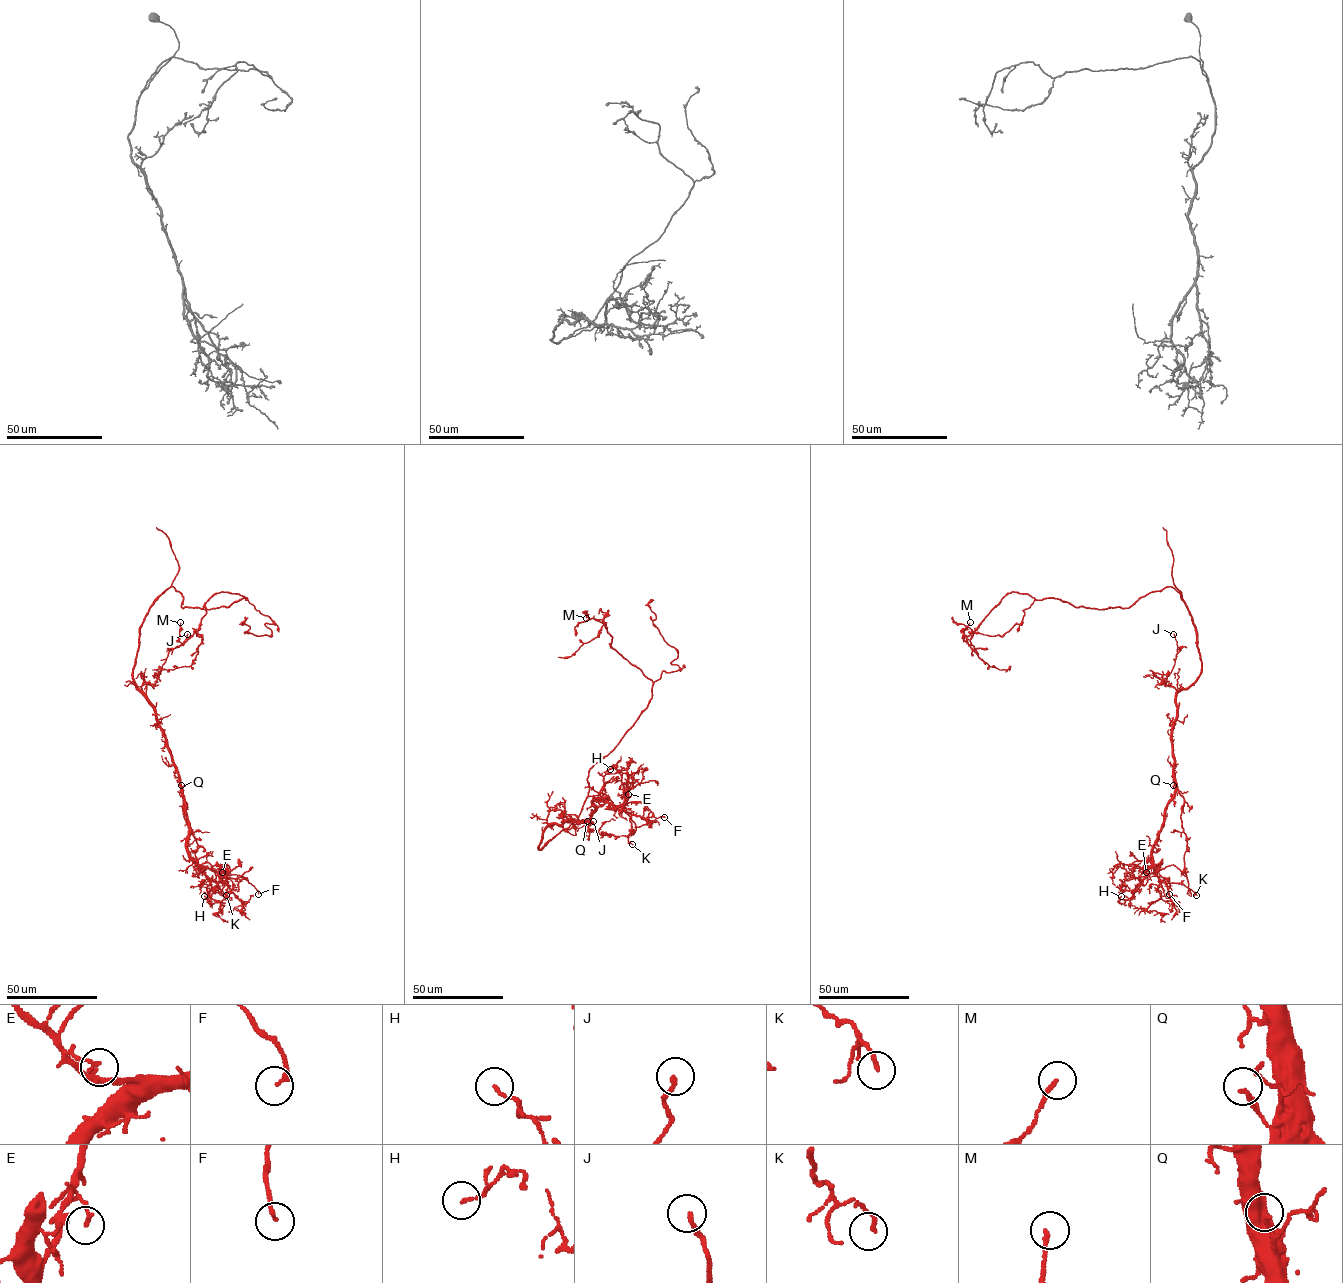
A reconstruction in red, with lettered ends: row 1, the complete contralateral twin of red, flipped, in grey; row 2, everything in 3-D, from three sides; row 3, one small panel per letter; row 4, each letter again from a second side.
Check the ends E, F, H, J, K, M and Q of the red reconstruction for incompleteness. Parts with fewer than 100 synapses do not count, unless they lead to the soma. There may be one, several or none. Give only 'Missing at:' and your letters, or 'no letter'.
Missing at: no letter

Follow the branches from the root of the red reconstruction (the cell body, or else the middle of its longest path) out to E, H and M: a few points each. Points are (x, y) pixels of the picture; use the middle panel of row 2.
E: (556, 835), (539, 849), (549, 824), (586, 823), (594, 800), (620, 805), (628, 794)
H: (556, 835), (539, 849), (549, 824), (586, 823), (594, 800), (623, 802), (634, 787), (632, 776), (610, 769)
M: (556, 835), (578, 817), (589, 770), (652, 696), (653, 682), (611, 647), (603, 623), (584, 612), (586, 618)

